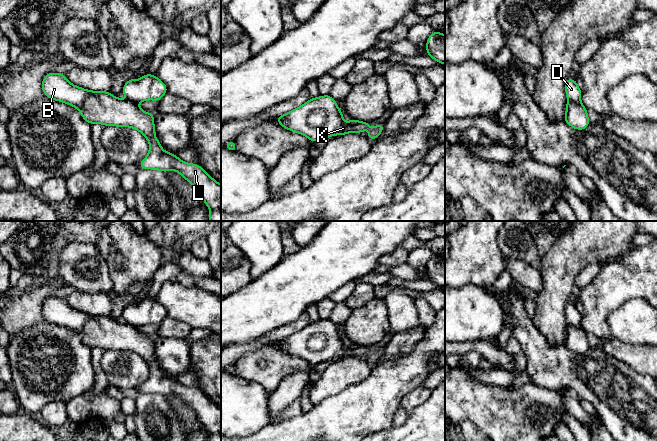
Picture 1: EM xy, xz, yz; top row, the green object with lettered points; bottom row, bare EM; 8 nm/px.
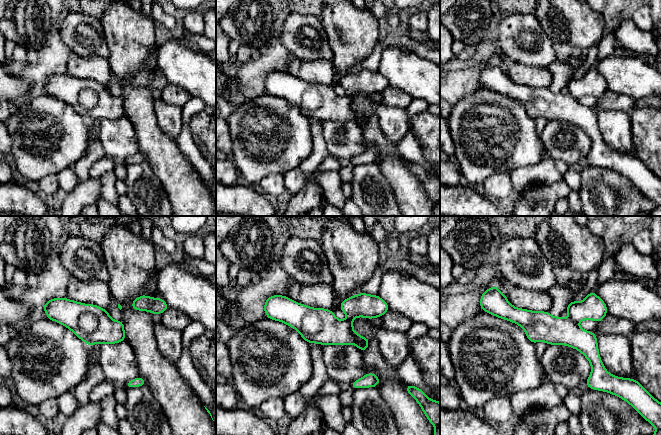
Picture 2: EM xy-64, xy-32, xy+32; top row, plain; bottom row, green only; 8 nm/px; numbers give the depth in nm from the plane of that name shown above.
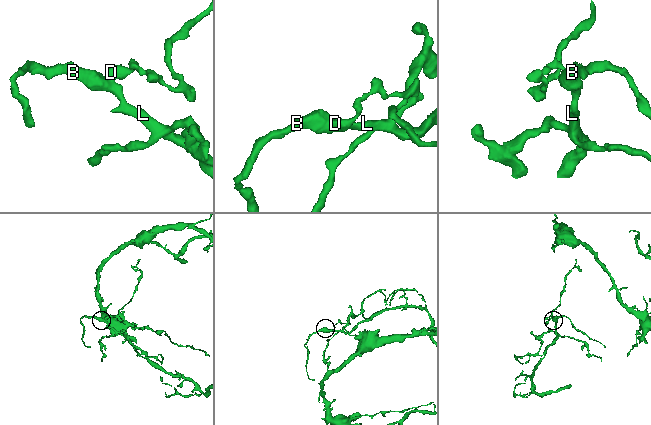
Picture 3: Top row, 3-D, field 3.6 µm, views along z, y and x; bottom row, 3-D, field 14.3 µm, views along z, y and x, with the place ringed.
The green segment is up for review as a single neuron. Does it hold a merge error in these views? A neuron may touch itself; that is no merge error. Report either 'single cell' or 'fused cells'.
fused cells

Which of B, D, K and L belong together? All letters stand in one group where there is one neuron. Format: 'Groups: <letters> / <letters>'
Groups: B K L / D

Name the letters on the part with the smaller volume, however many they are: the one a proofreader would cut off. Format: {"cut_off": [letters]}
{"cut_off": ["D"]}

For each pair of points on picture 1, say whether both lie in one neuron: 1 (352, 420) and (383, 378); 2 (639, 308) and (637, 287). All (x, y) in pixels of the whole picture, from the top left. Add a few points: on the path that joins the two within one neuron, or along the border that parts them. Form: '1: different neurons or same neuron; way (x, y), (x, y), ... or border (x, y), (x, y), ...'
1: same neuron; way (361, 410), (383, 388)
2: different neurons; border (646, 300), (631, 298), (617, 308)

